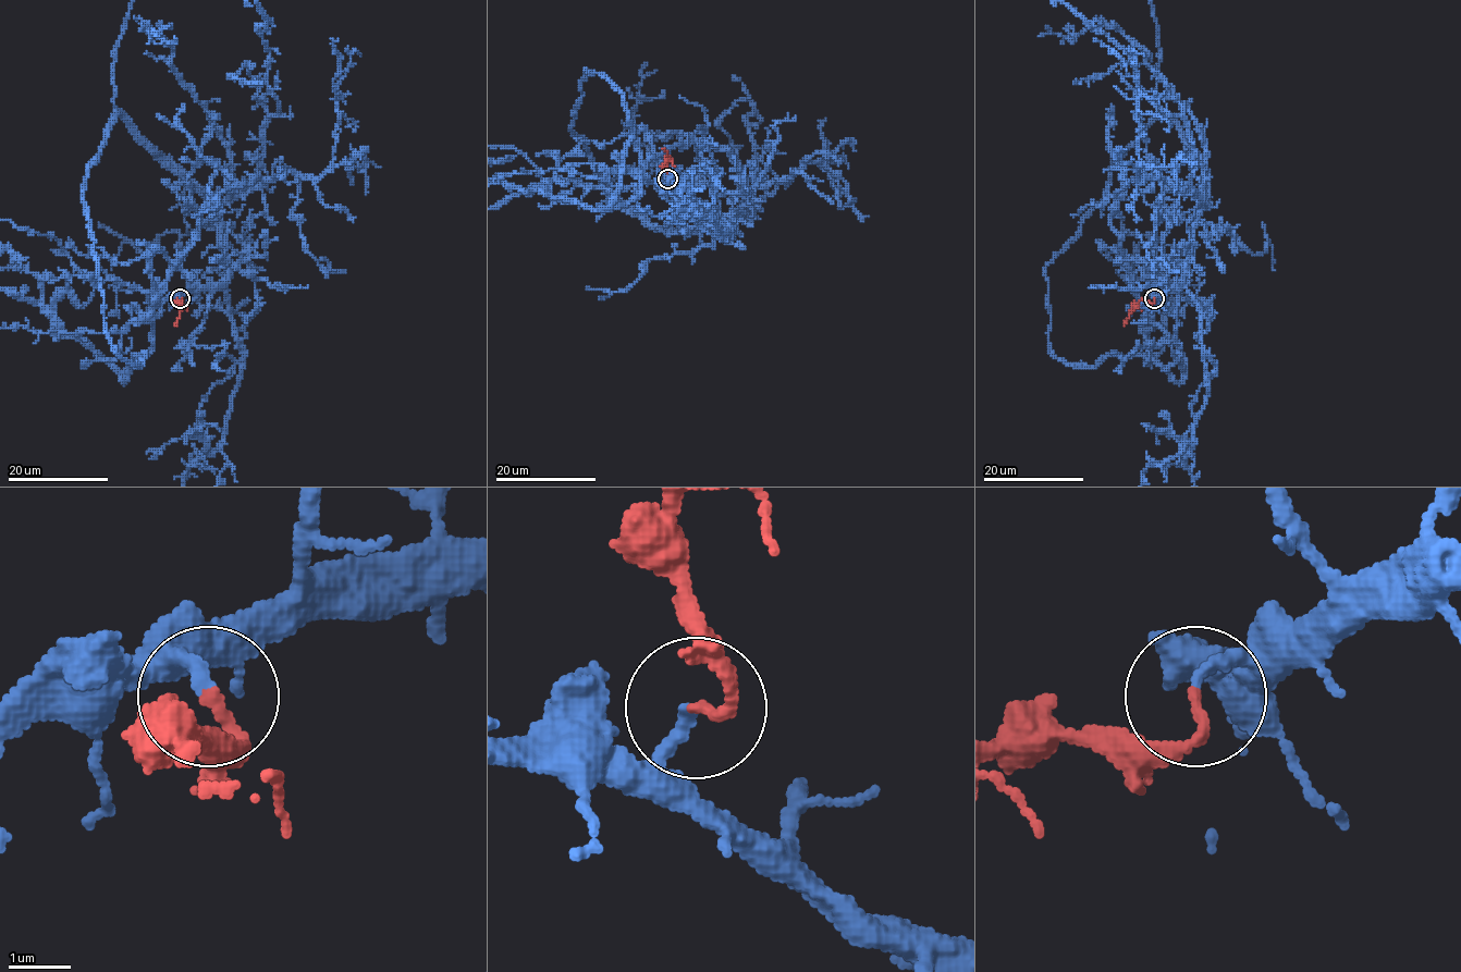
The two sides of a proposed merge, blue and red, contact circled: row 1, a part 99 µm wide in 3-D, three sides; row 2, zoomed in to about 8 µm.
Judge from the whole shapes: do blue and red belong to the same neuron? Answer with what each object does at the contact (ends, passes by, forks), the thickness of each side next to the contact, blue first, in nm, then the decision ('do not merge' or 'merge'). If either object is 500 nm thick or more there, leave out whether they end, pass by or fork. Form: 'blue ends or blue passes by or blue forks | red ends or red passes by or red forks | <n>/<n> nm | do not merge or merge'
blue ends | red ends | 190/180 nm | merge

